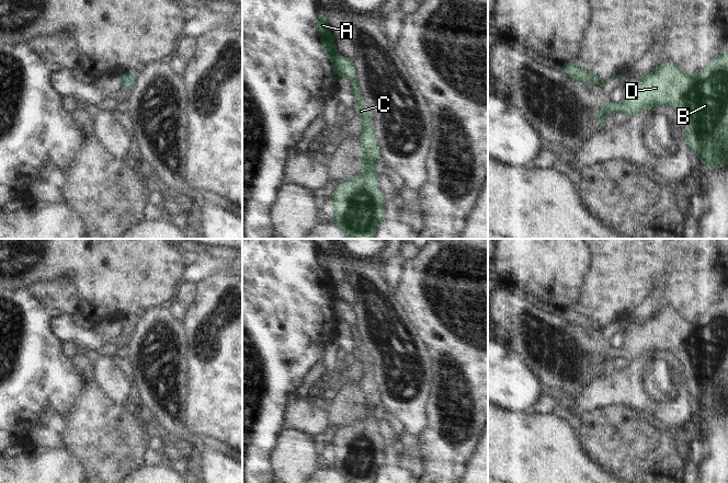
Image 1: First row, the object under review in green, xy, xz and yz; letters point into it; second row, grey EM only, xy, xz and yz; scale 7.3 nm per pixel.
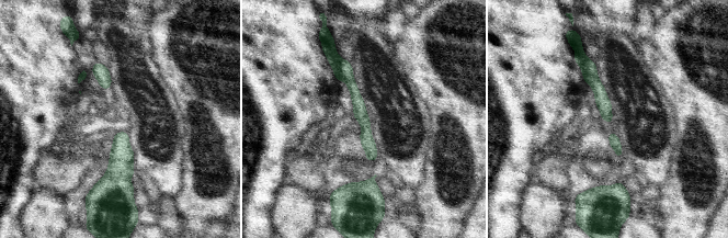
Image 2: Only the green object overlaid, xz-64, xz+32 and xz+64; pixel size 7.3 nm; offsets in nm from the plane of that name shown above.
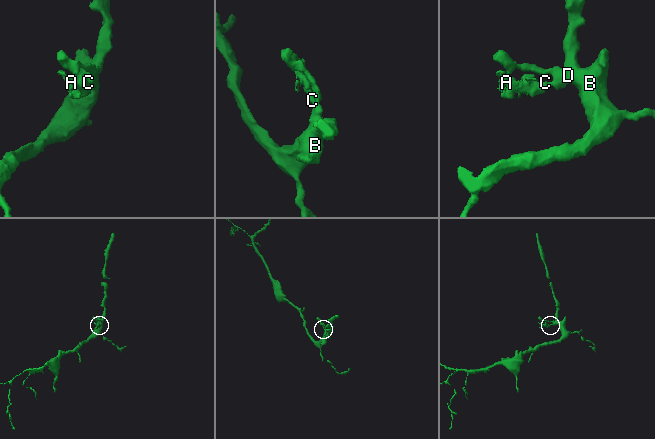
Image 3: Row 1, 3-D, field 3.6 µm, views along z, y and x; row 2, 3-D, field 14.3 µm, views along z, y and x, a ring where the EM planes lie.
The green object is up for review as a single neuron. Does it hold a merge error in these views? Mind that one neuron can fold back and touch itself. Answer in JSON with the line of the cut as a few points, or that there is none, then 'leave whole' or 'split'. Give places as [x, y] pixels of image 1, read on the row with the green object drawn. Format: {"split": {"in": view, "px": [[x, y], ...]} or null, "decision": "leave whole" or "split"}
{"split": null, "decision": "leave whole"}

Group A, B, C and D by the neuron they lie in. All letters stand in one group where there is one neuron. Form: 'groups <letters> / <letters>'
groups A B C D

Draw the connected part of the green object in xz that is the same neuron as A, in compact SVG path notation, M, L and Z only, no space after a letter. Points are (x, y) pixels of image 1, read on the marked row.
M318 12L316 28L321 39L323 53L334 66L334 77L349 79L356 103L356 115L363 119L361 146L364 158L364 174L342 181L332 192L334 220L340 230L350 239L374 239L377 226L385 217L385 199L376 181L378 170L376 160L380 150L372 130L371 118L356 82L356 70L351 60L341 57L334 48L326 15Z

